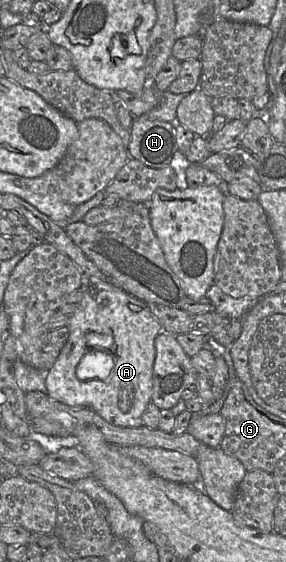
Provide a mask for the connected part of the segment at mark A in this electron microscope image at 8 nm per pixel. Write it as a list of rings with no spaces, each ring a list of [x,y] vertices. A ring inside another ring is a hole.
[[[87,280],[87,285],[83,289],[83,299],[80,307],[70,316],[70,321],[68,324],[69,329],[69,338],[66,345],[60,351],[60,354],[48,371],[46,377],[46,394],[63,404],[66,404],[71,407],[77,408],[89,408],[95,411],[108,423],[119,426],[119,427],[140,427],[143,425],[143,414],[150,402],[152,402],[152,393],[153,393],[153,366],[156,357],[155,349],[155,339],[159,333],[163,331],[161,323],[156,319],[156,317],[149,310],[147,305],[141,300],[133,297],[123,289],[114,285],[110,281],[89,281]],[[89,332],[97,332],[102,334],[111,334],[115,340],[115,350],[111,353],[104,350],[89,350],[86,344],[86,336]]]

